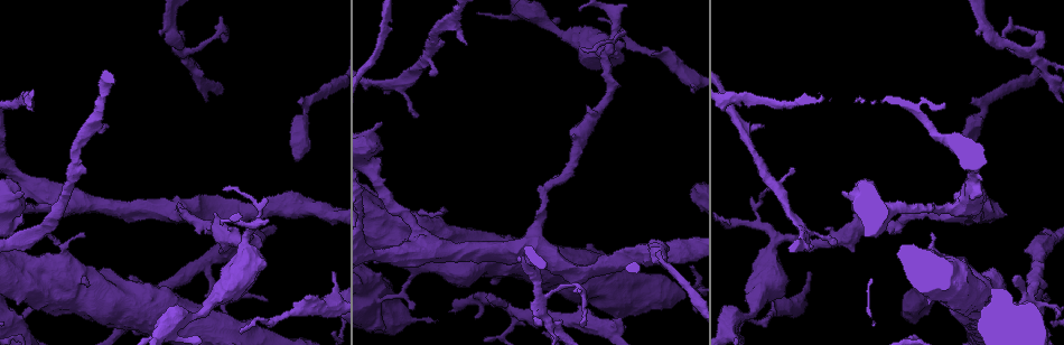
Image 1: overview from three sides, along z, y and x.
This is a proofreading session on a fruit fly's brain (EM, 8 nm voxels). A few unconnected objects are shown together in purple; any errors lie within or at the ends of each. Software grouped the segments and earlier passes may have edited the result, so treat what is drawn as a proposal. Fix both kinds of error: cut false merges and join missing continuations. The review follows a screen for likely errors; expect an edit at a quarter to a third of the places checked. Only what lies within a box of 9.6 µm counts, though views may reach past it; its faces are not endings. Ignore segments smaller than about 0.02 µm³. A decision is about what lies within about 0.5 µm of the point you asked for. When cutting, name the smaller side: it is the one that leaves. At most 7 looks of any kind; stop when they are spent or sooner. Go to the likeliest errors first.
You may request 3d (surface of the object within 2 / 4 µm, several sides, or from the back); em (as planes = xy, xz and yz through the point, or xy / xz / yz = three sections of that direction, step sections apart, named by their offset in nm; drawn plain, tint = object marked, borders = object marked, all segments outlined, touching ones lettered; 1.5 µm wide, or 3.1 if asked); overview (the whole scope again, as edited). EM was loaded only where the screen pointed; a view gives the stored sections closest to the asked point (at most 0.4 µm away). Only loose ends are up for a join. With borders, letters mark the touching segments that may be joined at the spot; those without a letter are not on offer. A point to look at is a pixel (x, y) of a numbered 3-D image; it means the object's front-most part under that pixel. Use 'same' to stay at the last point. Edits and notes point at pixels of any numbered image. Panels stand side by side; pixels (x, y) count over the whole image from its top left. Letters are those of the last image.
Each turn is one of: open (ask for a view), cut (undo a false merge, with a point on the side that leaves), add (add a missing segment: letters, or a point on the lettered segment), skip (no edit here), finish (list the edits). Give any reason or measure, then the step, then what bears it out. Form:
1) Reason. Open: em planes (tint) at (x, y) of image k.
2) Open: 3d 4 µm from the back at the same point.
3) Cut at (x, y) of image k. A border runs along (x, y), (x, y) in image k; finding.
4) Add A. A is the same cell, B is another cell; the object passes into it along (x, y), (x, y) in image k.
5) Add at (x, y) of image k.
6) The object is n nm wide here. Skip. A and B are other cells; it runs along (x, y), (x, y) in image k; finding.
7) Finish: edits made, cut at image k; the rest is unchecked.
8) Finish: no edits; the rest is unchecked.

Tapers out. Open: em xz step 4 (borders) at (1046, 40) of image 1.

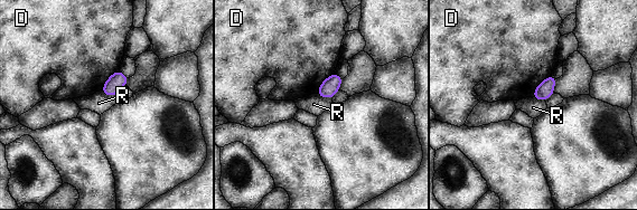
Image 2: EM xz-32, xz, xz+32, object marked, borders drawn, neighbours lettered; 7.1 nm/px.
The object is 120 nm wide here; the longest contact is with D, 220 nm. Skip. D and R are other cells; none of them fits.

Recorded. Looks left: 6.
An open end. Open: em xz step 8 (tint) at (243, 330) of image 1.

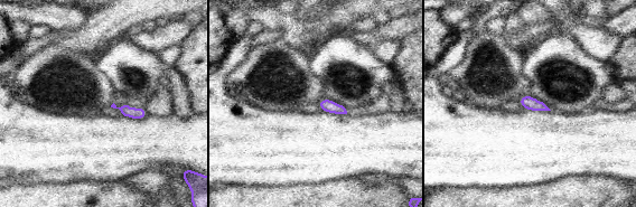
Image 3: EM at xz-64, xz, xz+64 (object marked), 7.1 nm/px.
What lies round it. Open: em xz step 8 (borders) at the same point.

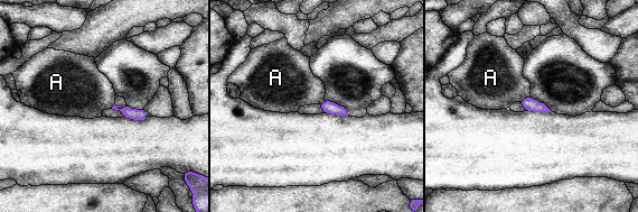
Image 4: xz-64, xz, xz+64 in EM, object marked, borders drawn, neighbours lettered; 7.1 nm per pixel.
Skip. A is another cell; a border runs along (529, 95), (525, 95), (518, 101) in image 4; none of them fits.

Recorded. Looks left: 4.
An open end. Open: 3d 2 µm at (794, 170) of image 1.

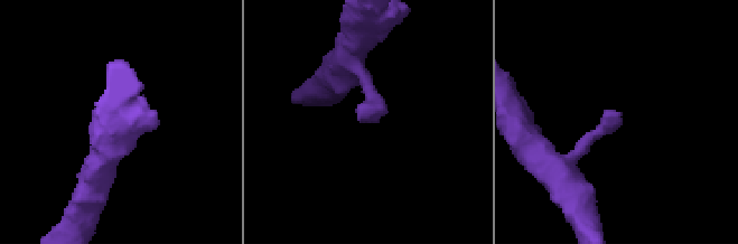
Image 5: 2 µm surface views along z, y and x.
Need the tissue. Open: em xz step 8 (tint) at (619, 115) of image 5.

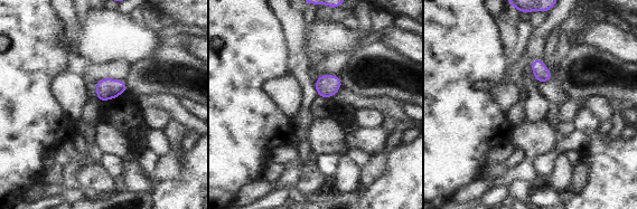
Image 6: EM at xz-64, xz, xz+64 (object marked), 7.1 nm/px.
Cut it another way. Open: em planes (borders) at the same point.

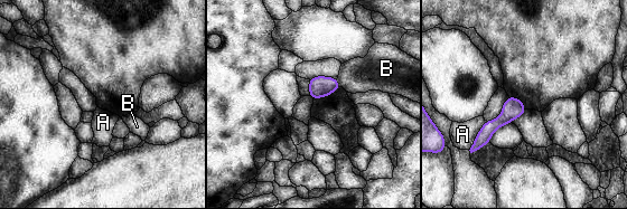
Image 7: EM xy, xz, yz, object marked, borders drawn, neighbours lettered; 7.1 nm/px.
Skip. A and B are other cells; it runs along (516, 101), (515, 105), (475, 146) in image 7; no lettered segment goes on from it.

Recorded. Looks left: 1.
Finish: no edits; the rest is unchecked.

